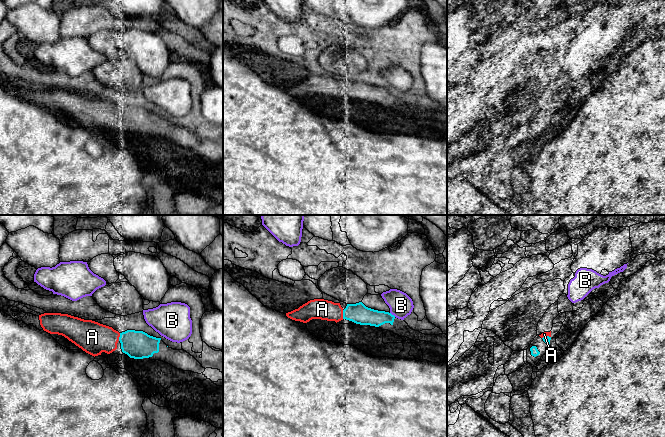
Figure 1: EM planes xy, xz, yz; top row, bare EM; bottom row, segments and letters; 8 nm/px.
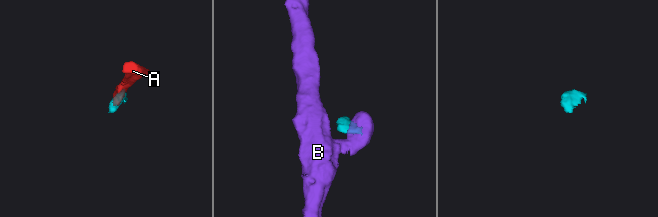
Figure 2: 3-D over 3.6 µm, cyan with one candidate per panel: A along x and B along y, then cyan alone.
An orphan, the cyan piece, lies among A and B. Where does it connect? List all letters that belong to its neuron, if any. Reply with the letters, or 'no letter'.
A

